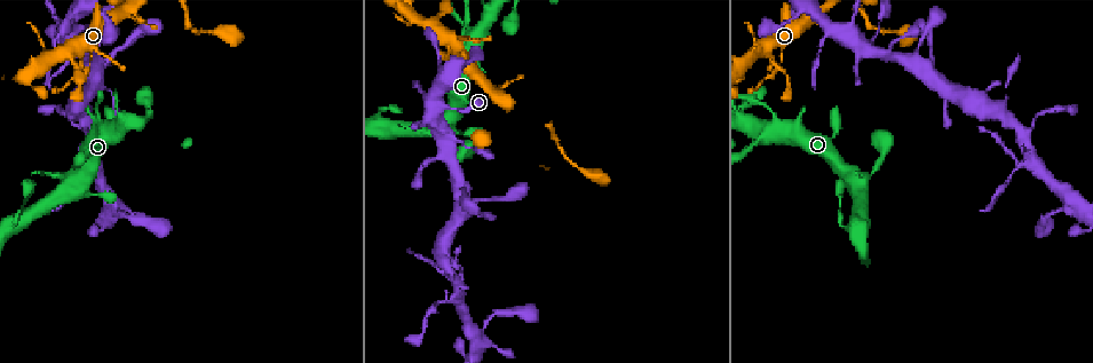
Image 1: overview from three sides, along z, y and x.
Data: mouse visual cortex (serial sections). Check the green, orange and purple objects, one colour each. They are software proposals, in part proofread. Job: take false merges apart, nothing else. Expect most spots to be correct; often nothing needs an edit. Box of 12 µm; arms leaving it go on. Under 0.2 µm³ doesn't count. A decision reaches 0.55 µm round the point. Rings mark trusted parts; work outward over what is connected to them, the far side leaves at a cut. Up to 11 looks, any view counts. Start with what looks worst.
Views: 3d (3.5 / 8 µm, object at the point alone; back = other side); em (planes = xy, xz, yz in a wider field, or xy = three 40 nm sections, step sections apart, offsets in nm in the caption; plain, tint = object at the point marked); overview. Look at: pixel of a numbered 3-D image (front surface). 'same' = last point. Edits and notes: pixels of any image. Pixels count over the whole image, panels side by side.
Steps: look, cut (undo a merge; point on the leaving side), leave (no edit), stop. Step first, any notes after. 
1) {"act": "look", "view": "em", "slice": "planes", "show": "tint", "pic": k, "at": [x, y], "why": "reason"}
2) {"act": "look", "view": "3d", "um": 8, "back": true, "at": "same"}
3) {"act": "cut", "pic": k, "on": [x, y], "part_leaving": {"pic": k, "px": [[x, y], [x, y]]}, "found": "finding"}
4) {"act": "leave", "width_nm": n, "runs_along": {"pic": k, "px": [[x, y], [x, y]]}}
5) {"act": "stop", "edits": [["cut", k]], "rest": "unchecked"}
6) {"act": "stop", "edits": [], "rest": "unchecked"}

{"act": "look", "view": "3d", "um": 3.5, "pic": 1, "at": [124, 212], "why": "calibre changes"}

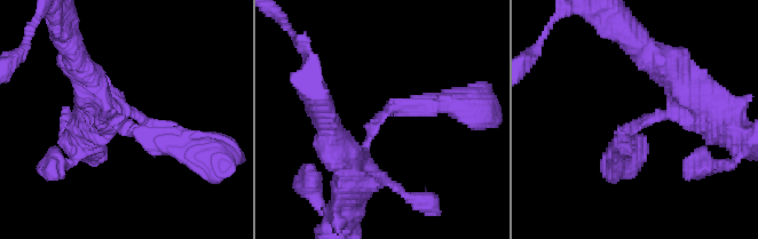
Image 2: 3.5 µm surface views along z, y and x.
{"act": "look", "view": "em", "slice": "planes", "show": "plain", "pic": 2, "at": [381, 118]}

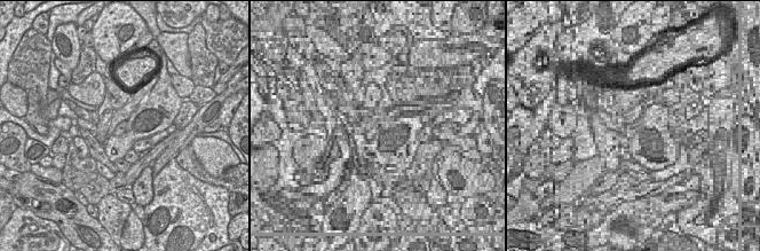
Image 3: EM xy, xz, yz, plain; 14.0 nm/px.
{"act": "look", "view": "em", "slice": "planes", "show": "tint", "at": "same", "why": "with the object marked"}

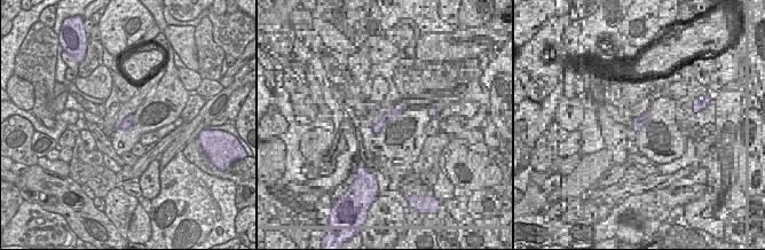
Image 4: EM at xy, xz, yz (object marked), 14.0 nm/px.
{"act": "leave", "runs_along": {"pic": 2, "px": [[354, 173], [393, 105], [449, 103]]}, "found": "all the same cell"}

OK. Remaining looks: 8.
{"act": "look", "view": "3d", "um": 3.5, "pic": 1, "at": [779, 68], "why": "touches itself"}

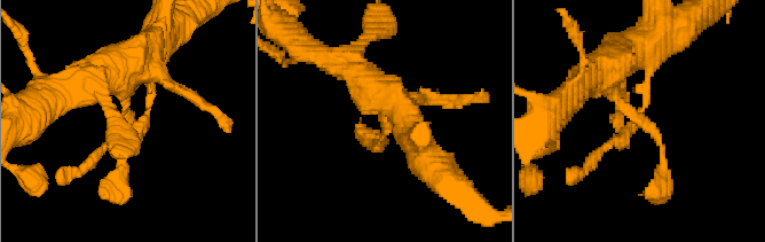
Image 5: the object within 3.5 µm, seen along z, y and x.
{"act": "look", "view": "em", "slice": "planes", "show": "tint", "pic": 5, "at": [636, 116], "why": "shape alone is not enough"}

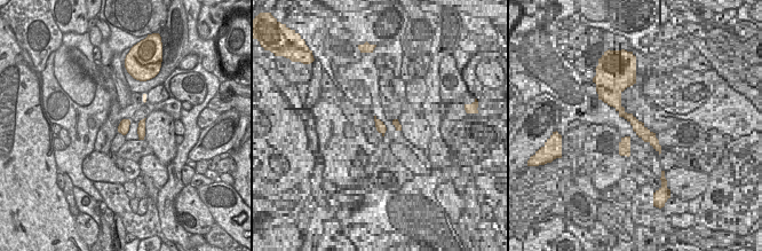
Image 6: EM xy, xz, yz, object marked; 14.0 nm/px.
{"act": "look", "view": "em", "slice": "xy", "step": 5, "show": "tint", "at": "same", "why": "another direction"}

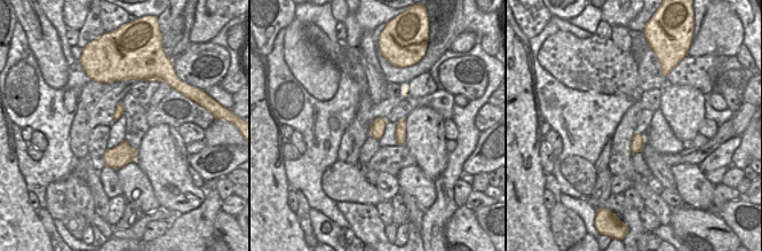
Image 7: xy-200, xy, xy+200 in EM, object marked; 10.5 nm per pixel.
{"act": "leave", "found": "continuous, no second cell"}

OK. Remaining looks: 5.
{"act": "look", "view": "3d", "um": 3.5, "pic": 1, "at": [108, 131]}

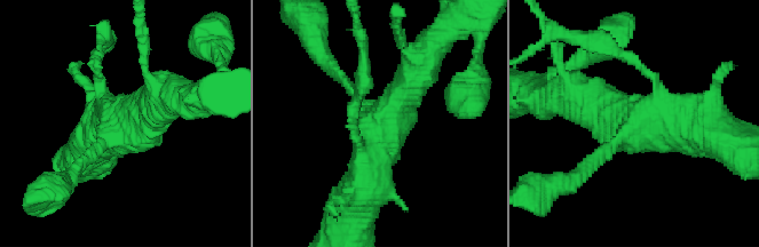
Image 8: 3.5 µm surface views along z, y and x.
{"act": "look", "view": "em", "slice": "xy", "step": 1, "show": "tint", "pic": 8, "at": [124, 124]}

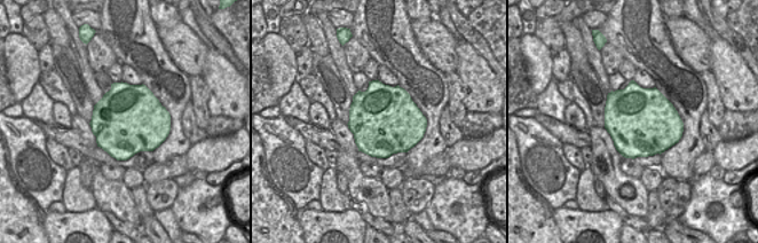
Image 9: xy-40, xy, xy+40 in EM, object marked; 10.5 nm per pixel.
{"act": "look", "view": "em", "slice": "xy", "step": 2, "show": "tint", "at": "same", "why": "cut it another way"}

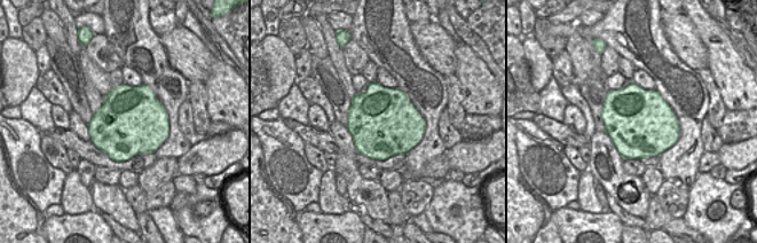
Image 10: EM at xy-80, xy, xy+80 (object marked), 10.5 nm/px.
{"act": "leave", "runs_along": {"pic": 8, "px": [[352, 217], [384, 124], [404, 92]]}, "found": "one cell here"}

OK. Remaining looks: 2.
{"act": "look", "view": "3d", "um": 3.5, "pic": 1, "at": [57, 18], "why": "calibre changes"}

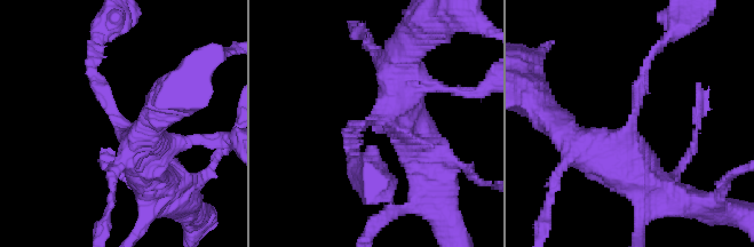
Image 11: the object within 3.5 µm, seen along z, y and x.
{"act": "look", "view": "em", "slice": "xy", "step": 1, "show": "tint", "pic": 11, "at": [119, 119]}

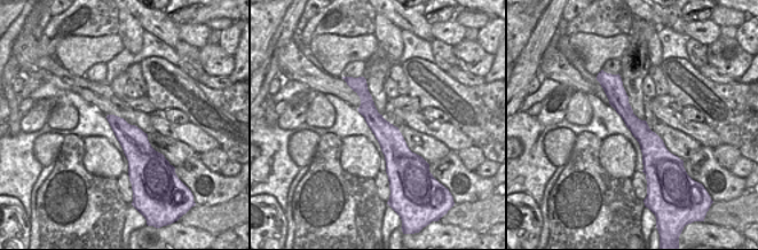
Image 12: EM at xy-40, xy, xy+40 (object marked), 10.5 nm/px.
{"act": "leave", "runs_along": {"pic": 12, "px": [[614, 77], [648, 140], [646, 170]]}, "found": "continuous, no second cell"}

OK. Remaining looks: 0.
{"act": "stop", "edits": [], "rest": "unchecked"}

